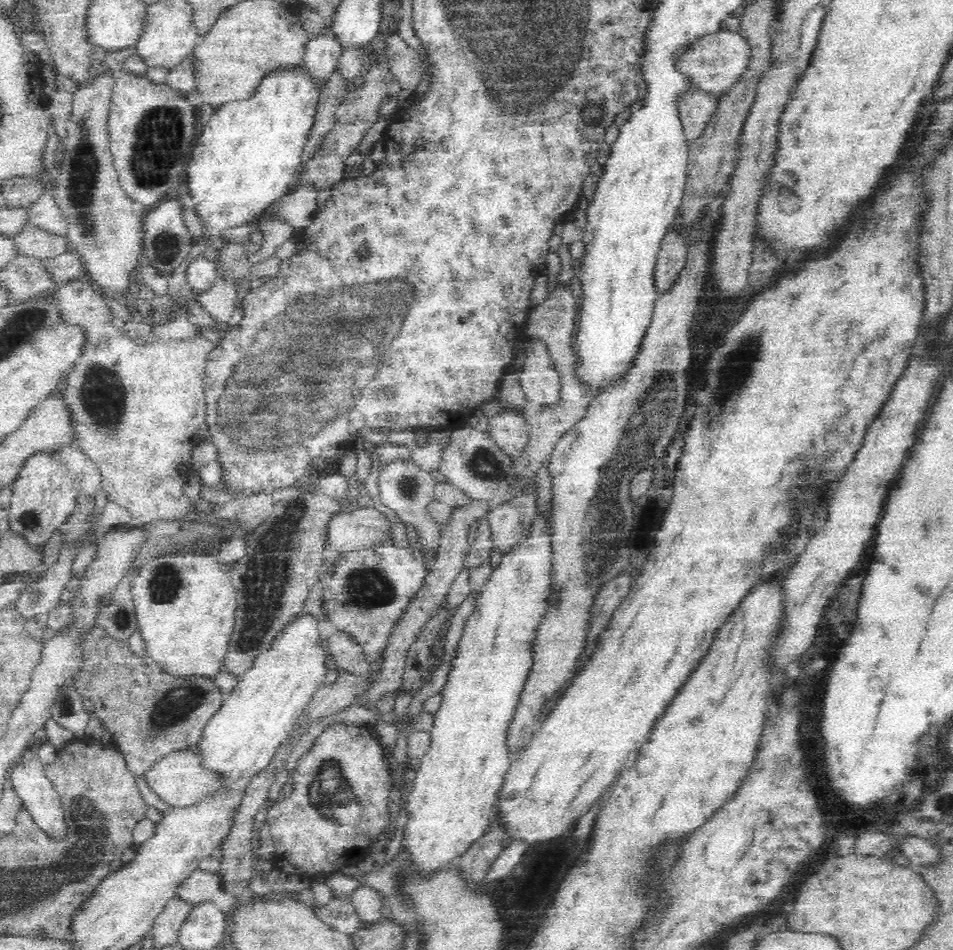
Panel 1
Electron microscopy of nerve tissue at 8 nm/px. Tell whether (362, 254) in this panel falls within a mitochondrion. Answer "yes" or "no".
no

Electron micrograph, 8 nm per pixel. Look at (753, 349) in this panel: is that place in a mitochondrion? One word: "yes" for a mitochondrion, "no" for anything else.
yes

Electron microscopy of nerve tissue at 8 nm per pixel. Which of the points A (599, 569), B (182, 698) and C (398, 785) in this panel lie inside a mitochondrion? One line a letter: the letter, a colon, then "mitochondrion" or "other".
A: mitochondrion
B: mitochondrion
C: other

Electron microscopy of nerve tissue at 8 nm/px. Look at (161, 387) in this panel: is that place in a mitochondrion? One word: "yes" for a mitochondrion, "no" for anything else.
no

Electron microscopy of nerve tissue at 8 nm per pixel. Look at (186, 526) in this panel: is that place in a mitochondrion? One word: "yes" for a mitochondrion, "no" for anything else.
no

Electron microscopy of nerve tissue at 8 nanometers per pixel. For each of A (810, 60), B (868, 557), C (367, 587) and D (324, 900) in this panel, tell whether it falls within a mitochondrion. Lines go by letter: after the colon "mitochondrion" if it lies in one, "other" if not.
A: other
B: other
C: mitochondrion
D: other

